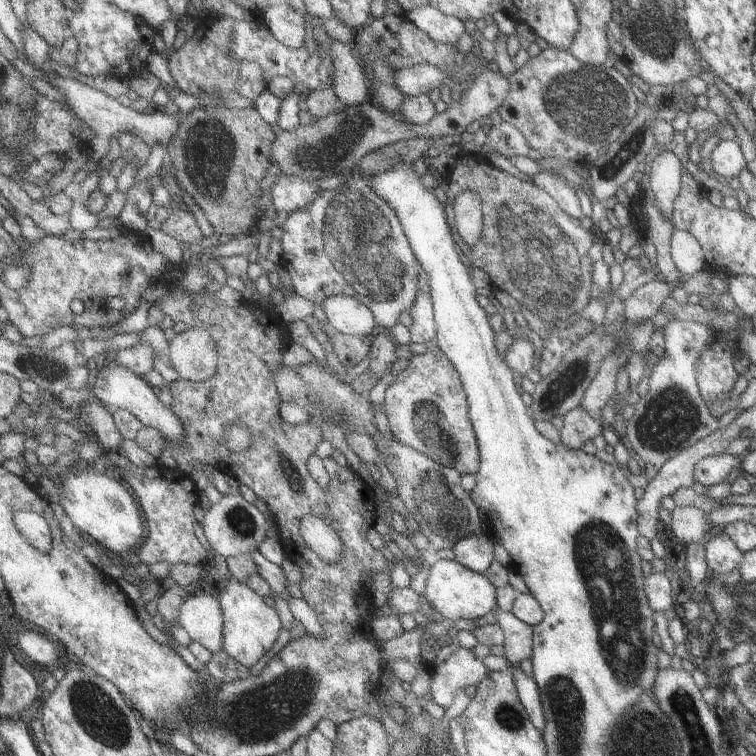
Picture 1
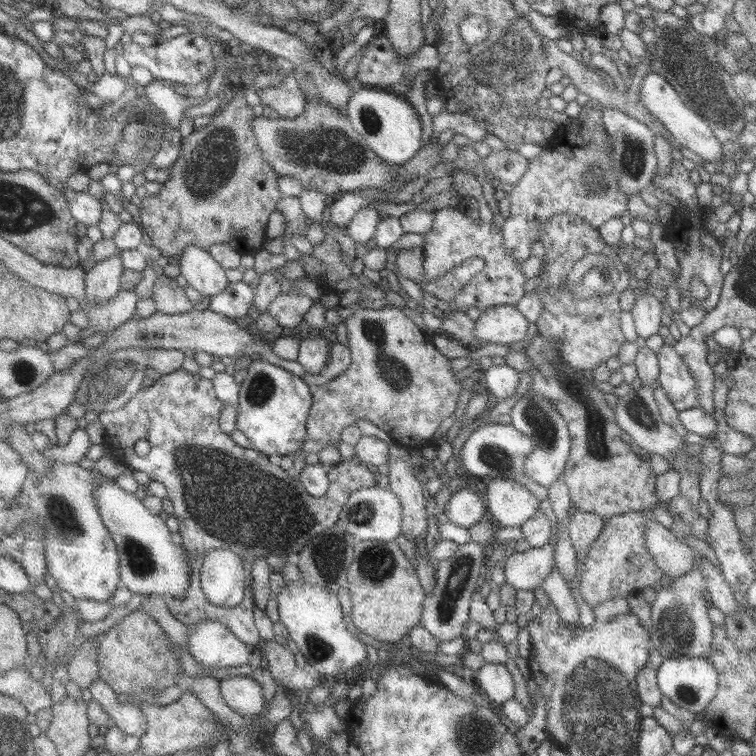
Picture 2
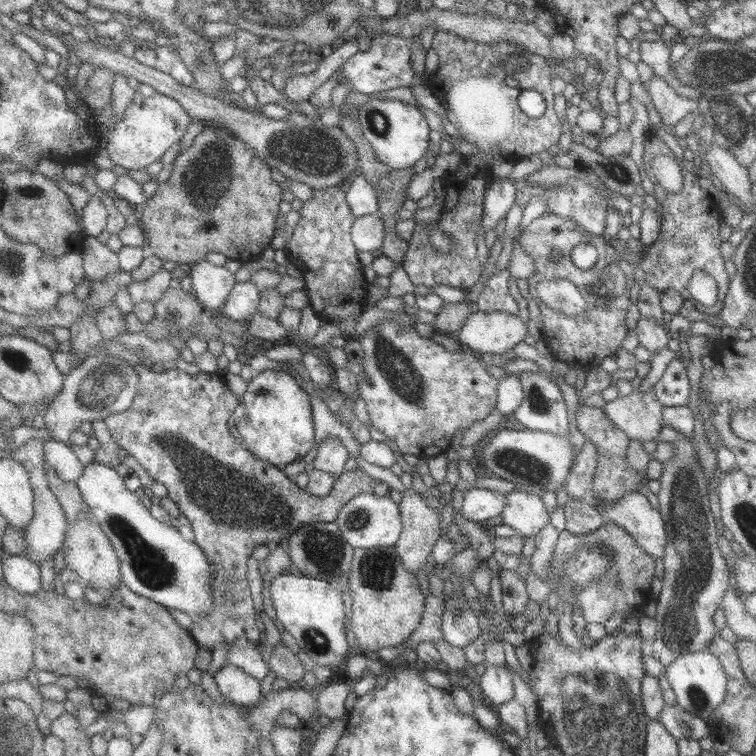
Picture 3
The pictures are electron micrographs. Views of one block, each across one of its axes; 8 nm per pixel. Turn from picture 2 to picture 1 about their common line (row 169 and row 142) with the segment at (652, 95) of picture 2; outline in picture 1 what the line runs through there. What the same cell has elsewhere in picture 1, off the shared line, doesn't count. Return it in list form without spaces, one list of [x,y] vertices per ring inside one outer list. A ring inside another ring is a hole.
[[[735,140],[720,141],[706,158],[712,164],[715,176],[722,176],[726,180],[736,177],[747,163]]]

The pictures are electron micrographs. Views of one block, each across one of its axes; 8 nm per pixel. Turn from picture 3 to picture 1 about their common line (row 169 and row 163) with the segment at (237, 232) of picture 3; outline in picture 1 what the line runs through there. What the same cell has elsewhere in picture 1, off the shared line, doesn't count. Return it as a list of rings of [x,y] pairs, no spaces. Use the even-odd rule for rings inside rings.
[[[201,105],[182,120],[177,135],[170,141],[169,162],[181,186],[204,212],[215,236],[245,235],[245,232],[249,232],[249,228],[255,224],[255,208],[259,200],[257,184],[269,166],[269,145],[272,141],[271,128],[261,120],[253,106],[227,109],[222,105]]]

